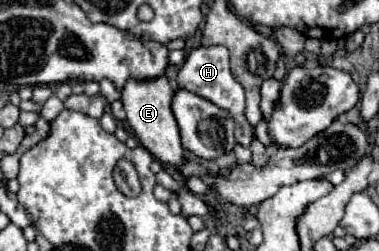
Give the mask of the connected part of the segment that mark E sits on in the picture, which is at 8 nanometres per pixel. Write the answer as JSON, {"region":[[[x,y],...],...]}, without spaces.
{"region":[[[160,76],[156,80],[128,80],[122,90],[122,104],[128,114],[128,126],[134,130],[142,146],[160,162],[166,162],[180,170],[184,164],[184,148],[180,144],[178,122],[174,120],[174,112],[170,108],[172,96],[174,90],[170,88],[166,76]]]}

